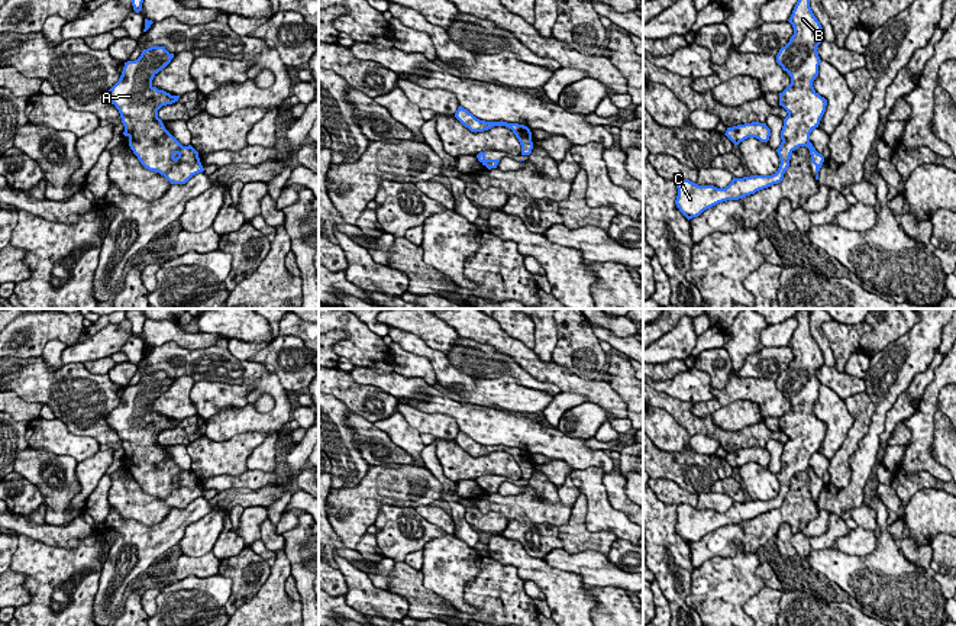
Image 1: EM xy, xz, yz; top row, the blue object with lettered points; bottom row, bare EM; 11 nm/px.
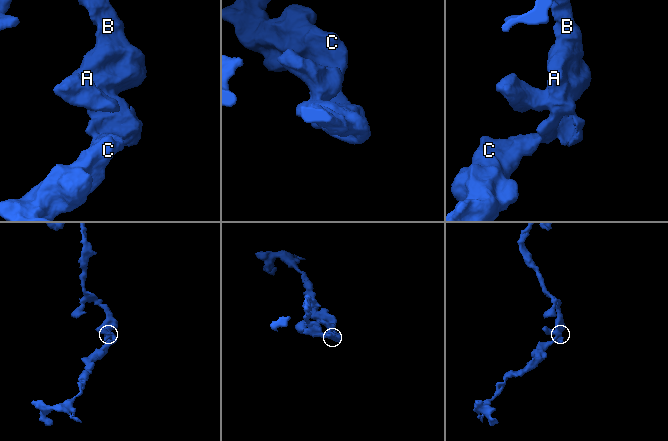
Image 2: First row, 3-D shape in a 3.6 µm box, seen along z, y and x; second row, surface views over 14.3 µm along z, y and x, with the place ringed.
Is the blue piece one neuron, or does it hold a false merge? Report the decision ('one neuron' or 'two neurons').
one neuron

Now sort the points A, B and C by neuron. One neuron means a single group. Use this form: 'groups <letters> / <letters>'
groups A B C

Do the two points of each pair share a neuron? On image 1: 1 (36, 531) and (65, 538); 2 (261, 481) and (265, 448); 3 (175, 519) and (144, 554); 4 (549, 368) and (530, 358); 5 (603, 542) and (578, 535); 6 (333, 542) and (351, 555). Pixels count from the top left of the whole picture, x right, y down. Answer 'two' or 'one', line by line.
1: one
2: two
3: one
4: one
5: one
6: one

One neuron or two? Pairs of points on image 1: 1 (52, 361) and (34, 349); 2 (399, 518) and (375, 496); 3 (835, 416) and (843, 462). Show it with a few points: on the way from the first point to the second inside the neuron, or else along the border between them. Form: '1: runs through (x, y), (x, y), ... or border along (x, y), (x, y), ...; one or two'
1: border along (67, 345), (60, 341), (49, 341), (41, 355); two
2: border along (414, 507), (384, 505), (372, 523); two
3: border along (849, 413), (853, 425), (842, 447), (830, 460); two

